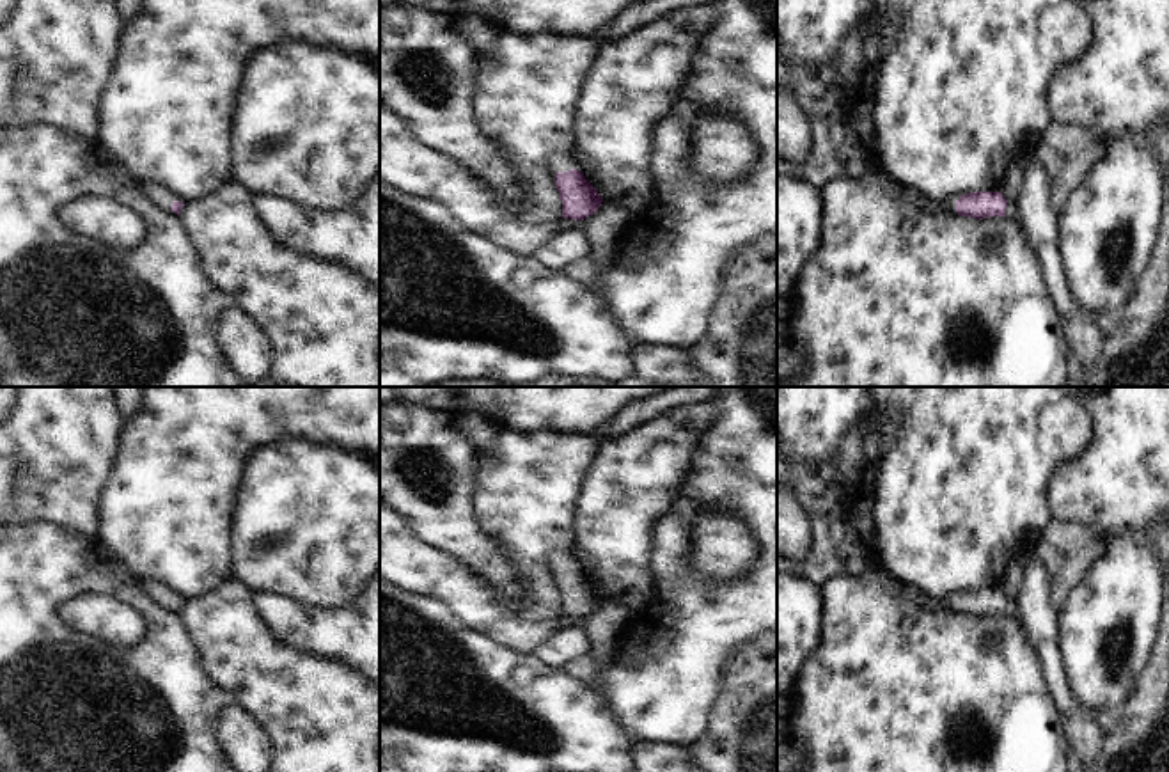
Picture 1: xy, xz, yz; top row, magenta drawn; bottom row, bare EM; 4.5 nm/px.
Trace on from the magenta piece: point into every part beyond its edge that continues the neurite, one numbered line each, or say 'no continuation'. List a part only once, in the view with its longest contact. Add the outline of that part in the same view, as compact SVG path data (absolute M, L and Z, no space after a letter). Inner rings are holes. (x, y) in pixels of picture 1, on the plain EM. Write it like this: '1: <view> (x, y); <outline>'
1: xz (559, 559); M552 550L548 554L548 563L553 570L568 570L568 568L575 566L577 557L575 557L575 554L568 552L568 550Z

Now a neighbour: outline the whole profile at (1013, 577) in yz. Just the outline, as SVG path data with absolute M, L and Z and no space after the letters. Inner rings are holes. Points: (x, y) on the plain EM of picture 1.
M1018 559L1008 568L1004 582L1000 586L1000 589L1008 600L1016 598L1022 579L1024 579L1025 564L1027 564L1027 559Z

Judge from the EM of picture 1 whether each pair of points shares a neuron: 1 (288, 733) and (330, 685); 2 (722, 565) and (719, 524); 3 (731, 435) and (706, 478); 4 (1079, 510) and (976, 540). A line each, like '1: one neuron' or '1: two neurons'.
1: one neuron
2: one neuron
3: one neuron
4: two neurons

